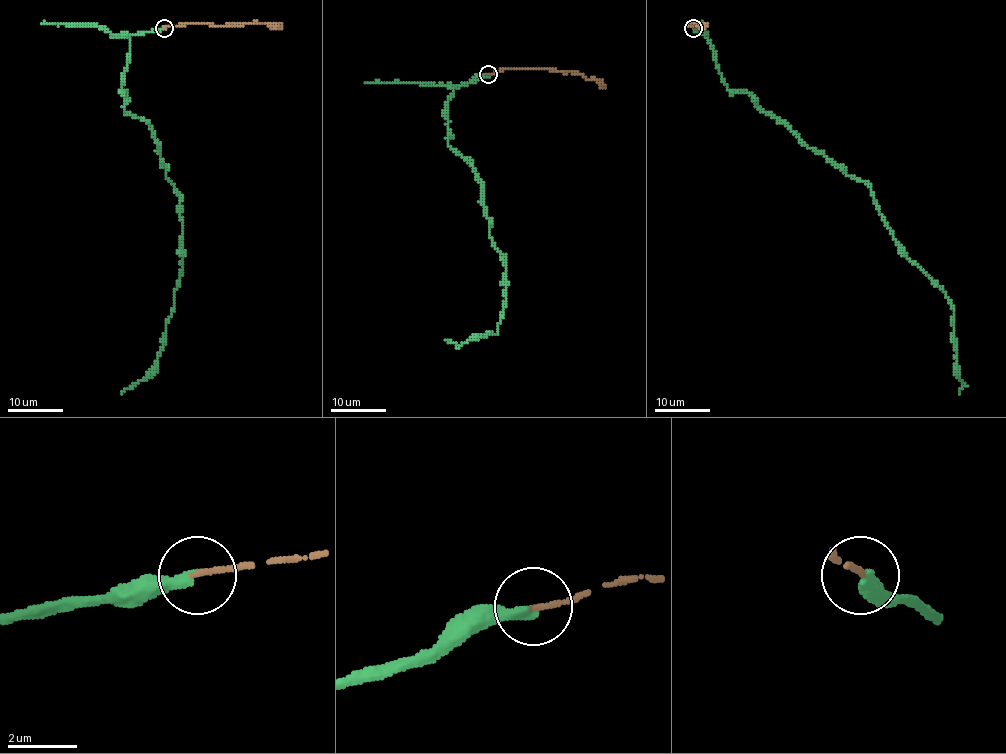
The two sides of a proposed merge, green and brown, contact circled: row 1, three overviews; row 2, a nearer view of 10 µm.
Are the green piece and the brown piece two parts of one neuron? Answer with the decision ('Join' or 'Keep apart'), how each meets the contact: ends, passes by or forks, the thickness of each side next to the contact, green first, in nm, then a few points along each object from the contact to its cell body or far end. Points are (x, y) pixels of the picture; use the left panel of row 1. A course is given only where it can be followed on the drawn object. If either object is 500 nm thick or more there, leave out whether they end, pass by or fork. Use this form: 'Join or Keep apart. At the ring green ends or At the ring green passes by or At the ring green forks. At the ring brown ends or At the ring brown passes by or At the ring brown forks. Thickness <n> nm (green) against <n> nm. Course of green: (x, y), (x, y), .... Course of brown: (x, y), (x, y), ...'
Keep apart. At the ring green ends. At the ring brown ends. Thickness 320 nm (green) against 150 nm. Course of green: (163, 28), (130, 36), (122, 90), (125, 111), (151, 128), (181, 198), (180, 281), (157, 367), (122, 393). Course of brown: (165, 28), (194, 23), (282, 24)

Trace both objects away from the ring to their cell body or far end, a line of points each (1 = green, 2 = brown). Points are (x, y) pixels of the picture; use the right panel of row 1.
1: (693, 28), (707, 36), (730, 90), (747, 92), (870, 187), (893, 240), (953, 310), (958, 393)
2: (693, 28), (687, 23), (689, 25), (691, 23), (705, 24)

